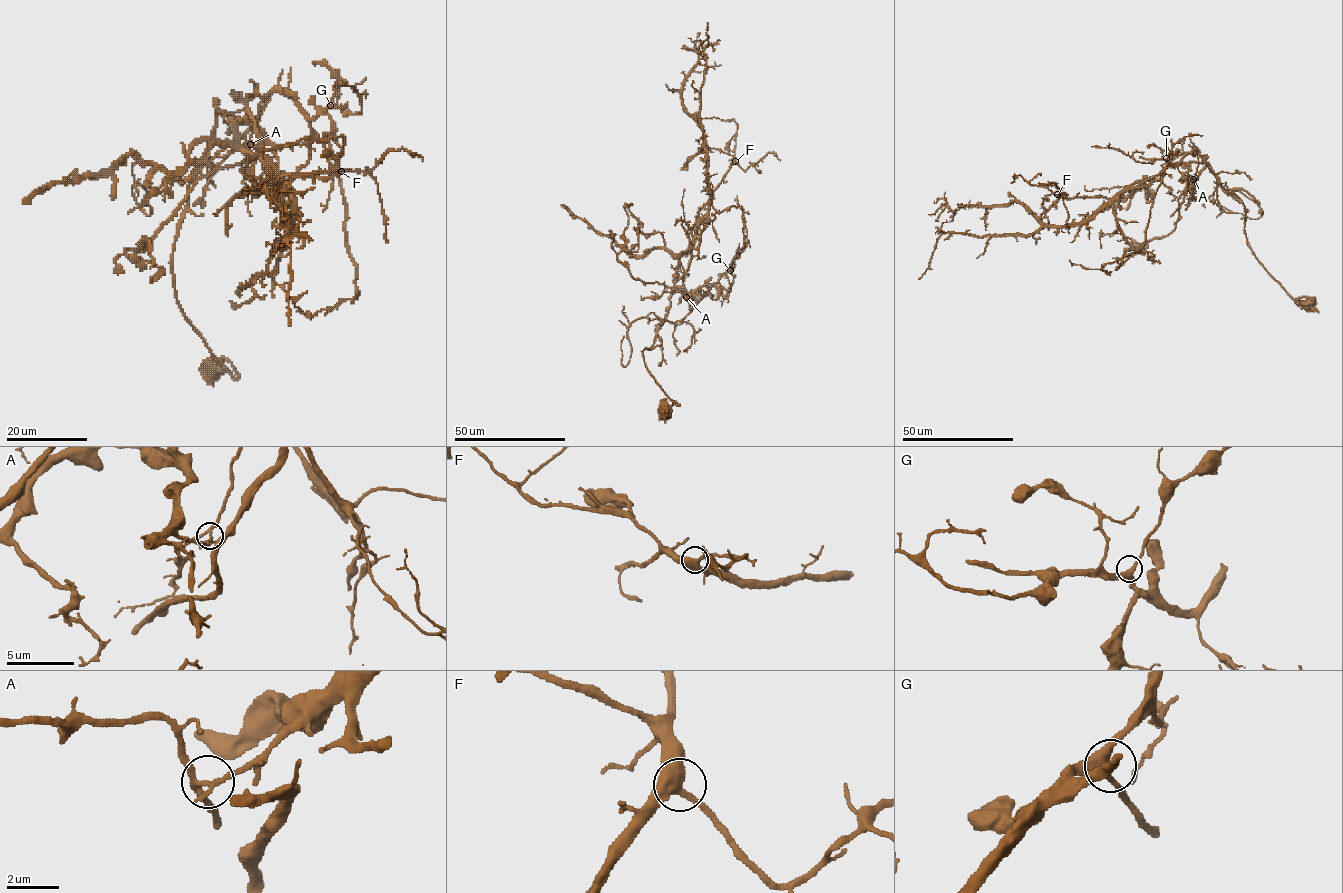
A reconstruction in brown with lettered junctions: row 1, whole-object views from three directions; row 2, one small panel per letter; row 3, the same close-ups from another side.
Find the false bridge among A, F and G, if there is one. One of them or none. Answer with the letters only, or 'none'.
A

